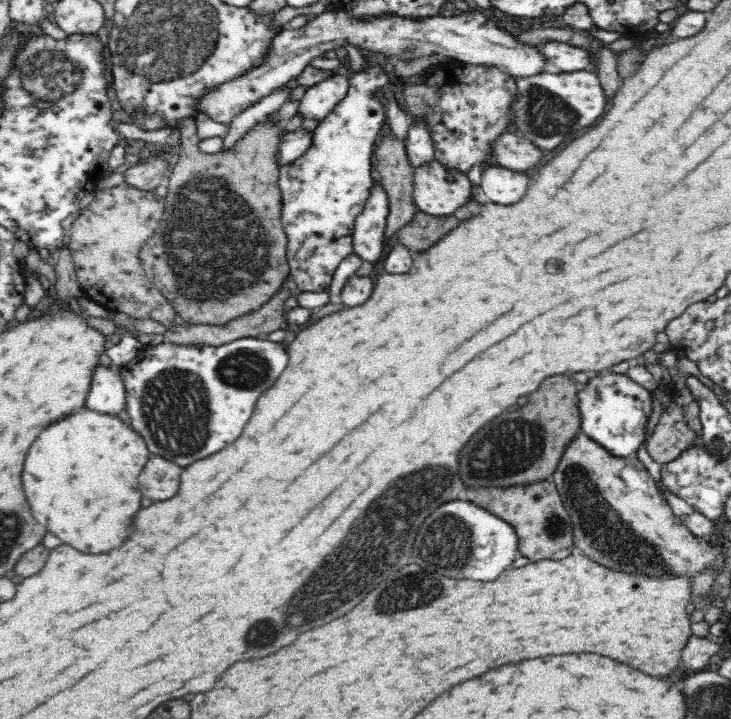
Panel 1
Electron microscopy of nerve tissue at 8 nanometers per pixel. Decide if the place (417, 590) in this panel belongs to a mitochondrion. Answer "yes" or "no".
yes

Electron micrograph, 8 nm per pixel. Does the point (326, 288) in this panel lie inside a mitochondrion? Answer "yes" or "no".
no

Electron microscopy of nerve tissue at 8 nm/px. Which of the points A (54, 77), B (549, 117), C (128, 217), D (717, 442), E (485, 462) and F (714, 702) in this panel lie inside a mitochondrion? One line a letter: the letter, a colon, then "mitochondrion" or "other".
A: mitochondrion
B: mitochondrion
C: other
D: mitochondrion
E: mitochondrion
F: mitochondrion

